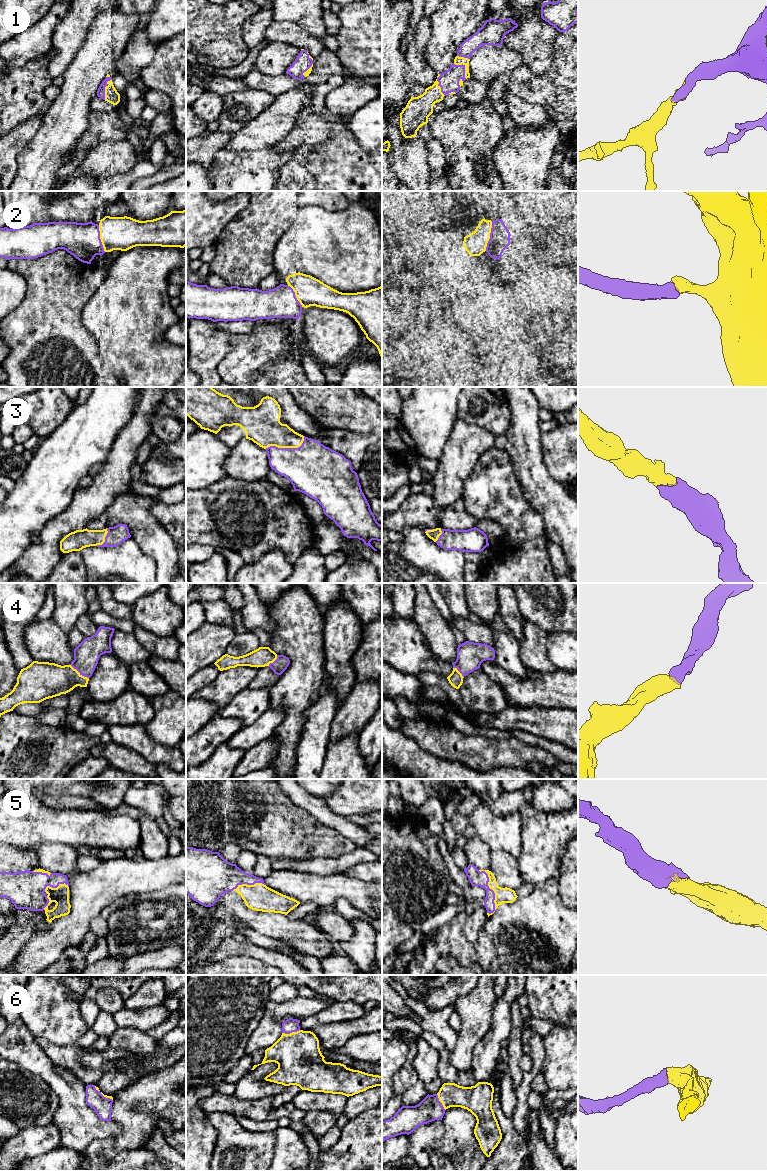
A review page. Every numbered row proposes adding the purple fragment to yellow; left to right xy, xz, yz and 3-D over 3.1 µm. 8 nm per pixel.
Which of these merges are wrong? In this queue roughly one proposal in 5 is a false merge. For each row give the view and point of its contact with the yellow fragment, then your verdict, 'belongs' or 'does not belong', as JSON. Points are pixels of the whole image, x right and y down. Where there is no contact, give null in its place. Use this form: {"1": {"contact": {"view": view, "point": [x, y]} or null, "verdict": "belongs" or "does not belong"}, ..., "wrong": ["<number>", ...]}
{"1": {"contact": {"view": "yz", "point": [465, 67]}, "verdict": "belongs"}, "2": {"contact": {"view": "yz", "point": [489, 236]}, "verdict": "belongs"}, "3": {"contact": {"view": "xz", "point": [287, 447]}, "verdict": "belongs"}, "4": {"contact": {"view": "xy", "point": [78, 672]}, "verdict": "belongs"}, "5": {"contact": {"view": "yz", "point": [492, 889]}, "verdict": "belongs"}, "6": {"contact": {"view": "xz", "point": [290, 1033]}, "verdict": "belongs"}, "wrong": []}

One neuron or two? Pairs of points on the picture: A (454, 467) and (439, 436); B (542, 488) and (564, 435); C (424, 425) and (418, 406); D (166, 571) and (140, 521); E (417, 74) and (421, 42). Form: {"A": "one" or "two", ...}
{"A": "two", "B": "two", "C": "one", "D": "one", "E": "one"}

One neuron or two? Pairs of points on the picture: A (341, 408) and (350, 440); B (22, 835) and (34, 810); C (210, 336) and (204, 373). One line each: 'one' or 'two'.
A: two
B: one
C: one

